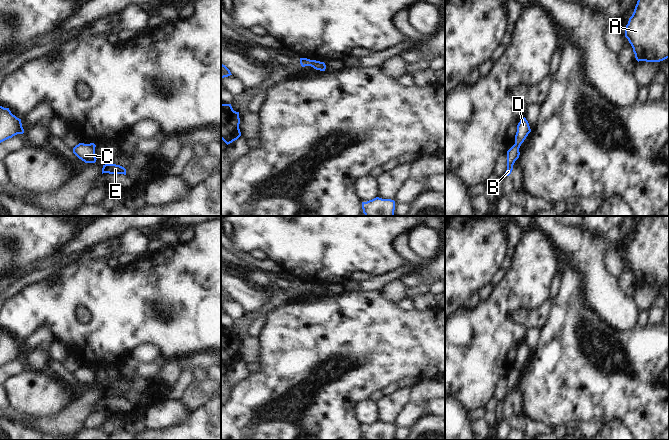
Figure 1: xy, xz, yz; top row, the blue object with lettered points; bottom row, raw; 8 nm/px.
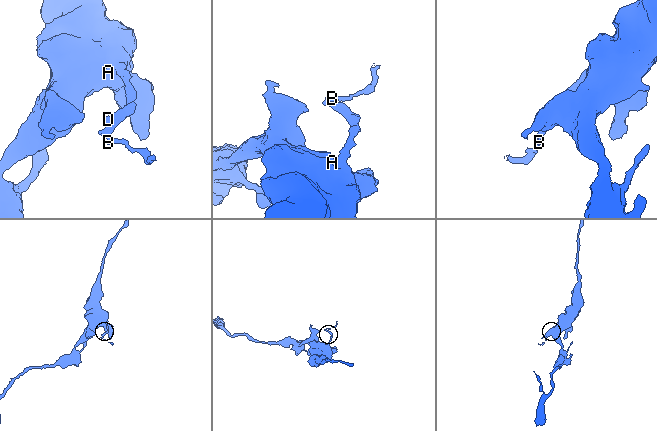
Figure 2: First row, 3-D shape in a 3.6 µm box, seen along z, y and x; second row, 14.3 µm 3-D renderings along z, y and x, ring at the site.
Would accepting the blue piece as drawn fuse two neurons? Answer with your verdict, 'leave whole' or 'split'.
split

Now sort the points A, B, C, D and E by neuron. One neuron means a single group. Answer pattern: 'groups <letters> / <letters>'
groups A D / B C E

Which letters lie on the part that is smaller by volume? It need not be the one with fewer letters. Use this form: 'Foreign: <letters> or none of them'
Foreign: B, C, E

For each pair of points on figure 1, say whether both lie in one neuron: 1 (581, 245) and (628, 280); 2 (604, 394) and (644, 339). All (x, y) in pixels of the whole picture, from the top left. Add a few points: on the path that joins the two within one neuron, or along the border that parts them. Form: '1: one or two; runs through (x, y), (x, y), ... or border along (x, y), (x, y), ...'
1: two; border along (616, 278), (620, 288), (632, 296)
2: one; runs through (622, 381), (635, 381), (644, 372), (644, 357)

